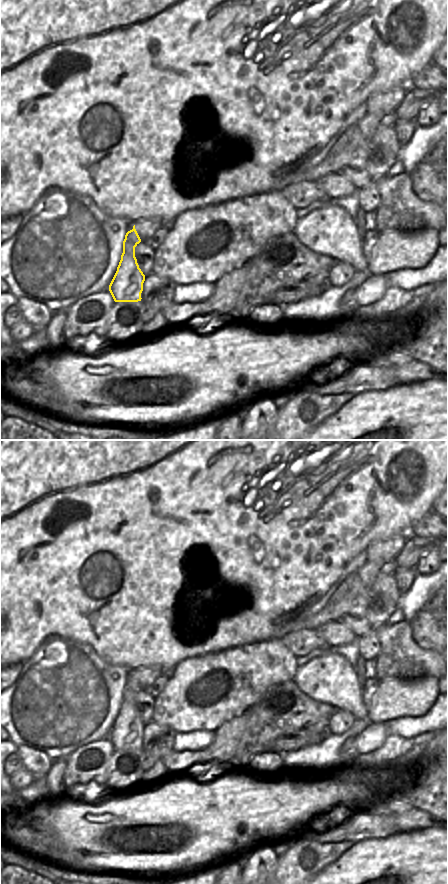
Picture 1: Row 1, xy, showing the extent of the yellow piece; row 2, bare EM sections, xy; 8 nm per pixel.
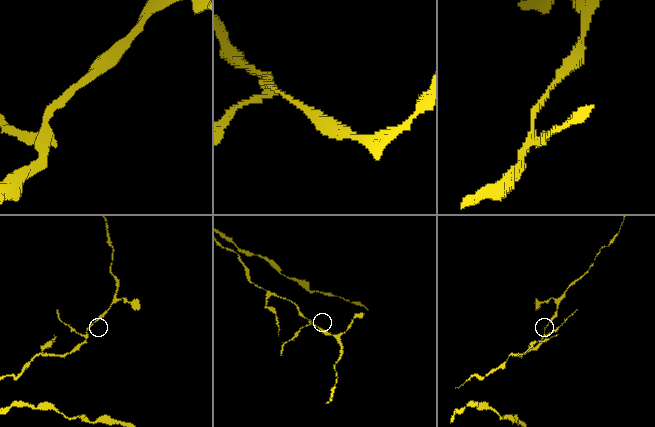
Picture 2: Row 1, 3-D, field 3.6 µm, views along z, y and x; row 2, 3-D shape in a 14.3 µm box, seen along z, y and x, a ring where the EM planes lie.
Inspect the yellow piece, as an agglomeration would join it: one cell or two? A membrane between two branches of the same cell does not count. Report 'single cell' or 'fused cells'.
fused cells

